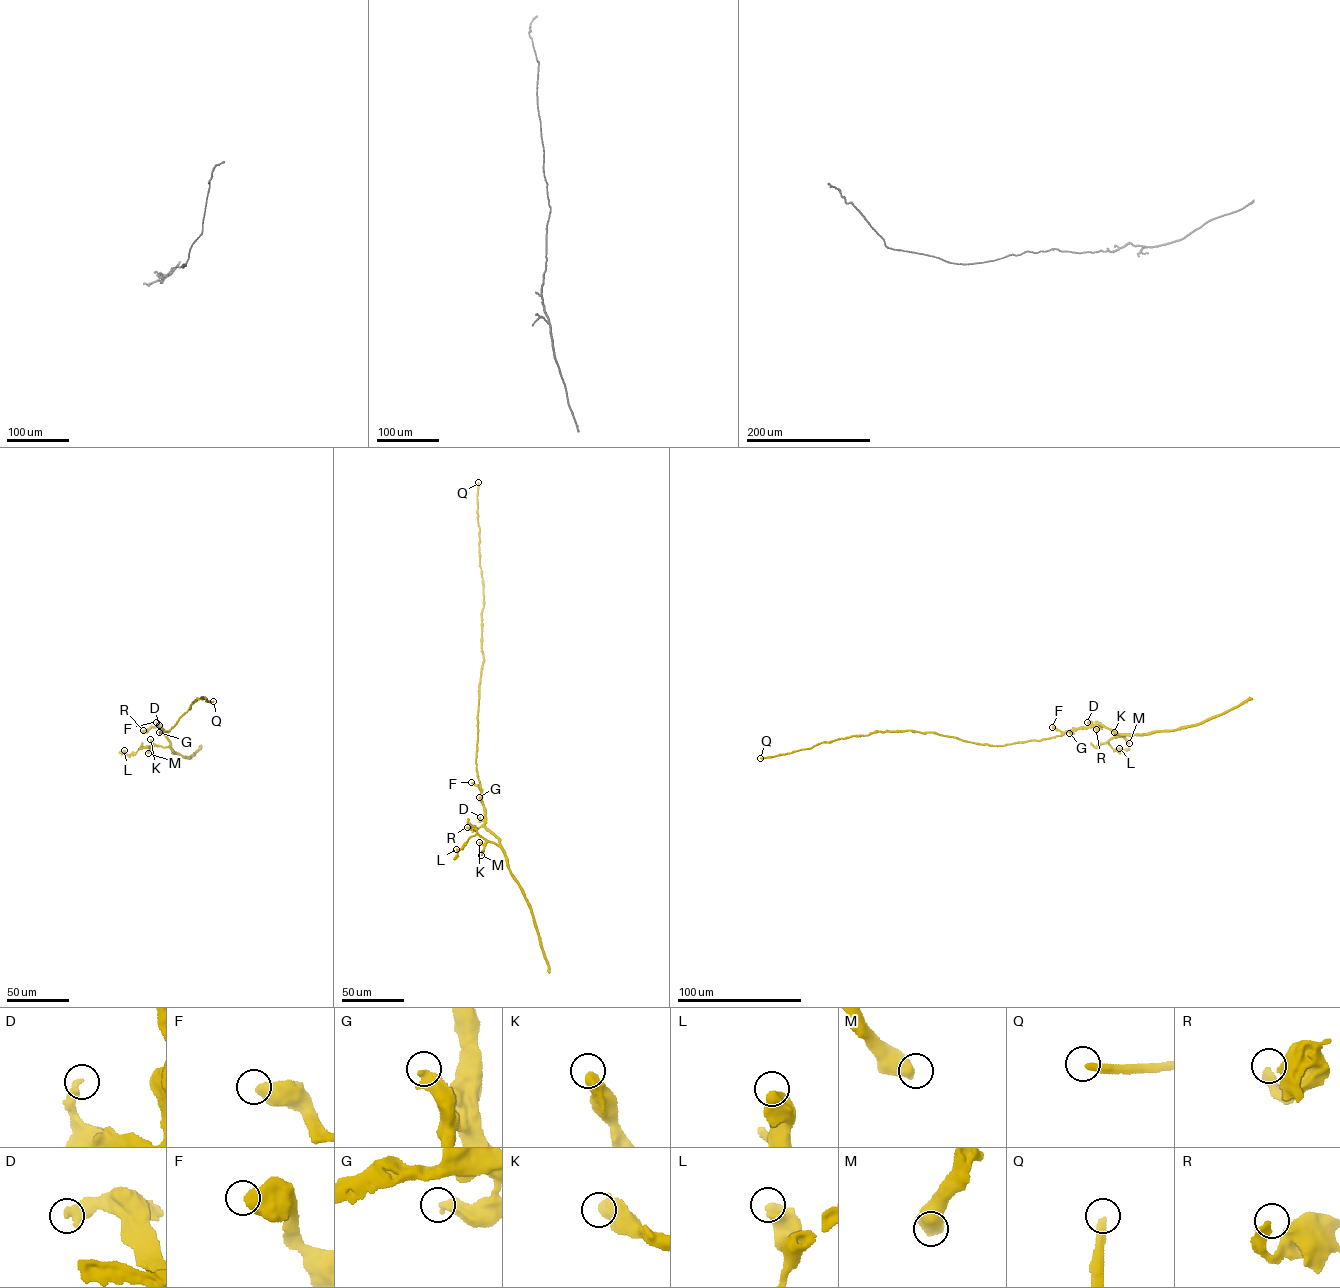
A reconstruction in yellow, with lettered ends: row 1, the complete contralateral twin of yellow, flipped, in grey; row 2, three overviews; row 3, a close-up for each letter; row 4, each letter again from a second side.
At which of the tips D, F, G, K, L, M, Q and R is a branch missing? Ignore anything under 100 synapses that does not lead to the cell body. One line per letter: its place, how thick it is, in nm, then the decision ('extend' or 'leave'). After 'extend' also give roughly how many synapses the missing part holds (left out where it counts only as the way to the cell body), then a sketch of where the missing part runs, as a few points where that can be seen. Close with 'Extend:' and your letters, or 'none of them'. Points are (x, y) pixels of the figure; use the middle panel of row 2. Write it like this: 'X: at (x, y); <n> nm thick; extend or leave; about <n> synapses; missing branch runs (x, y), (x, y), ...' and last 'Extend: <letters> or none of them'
D: at (480, 817); 440 nm thick; leave
F: at (471, 782); 600 nm thick; leave
G: at (479, 797); 480 nm thick; leave
K: at (479, 842); 600 nm thick; leave
L: at (456, 849); 550 nm thick; leave
M: at (481, 855); 650 nm thick; leave
Q: at (478, 482); 320 nm thick; extend; about 170 synapses
R: at (467, 827); 360 nm thick; leave
Extend: Q

